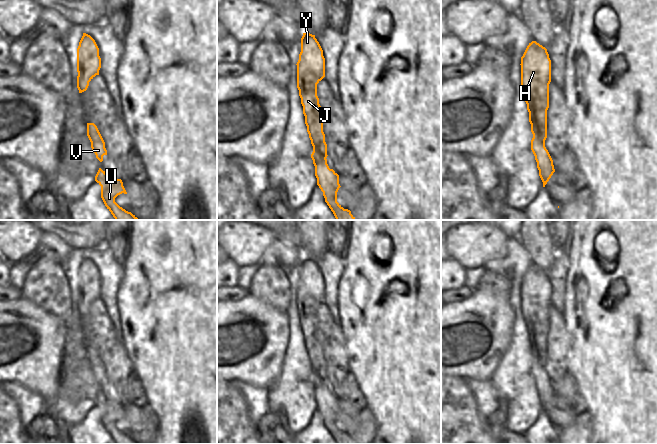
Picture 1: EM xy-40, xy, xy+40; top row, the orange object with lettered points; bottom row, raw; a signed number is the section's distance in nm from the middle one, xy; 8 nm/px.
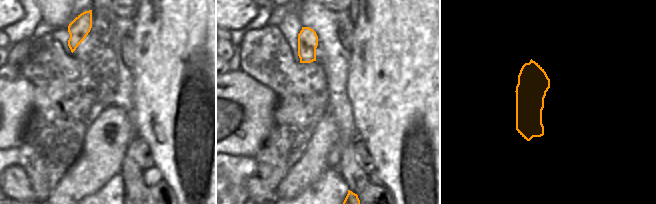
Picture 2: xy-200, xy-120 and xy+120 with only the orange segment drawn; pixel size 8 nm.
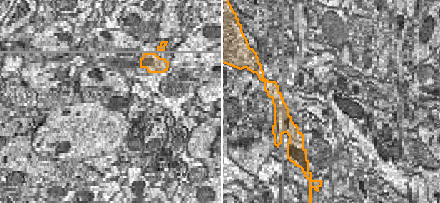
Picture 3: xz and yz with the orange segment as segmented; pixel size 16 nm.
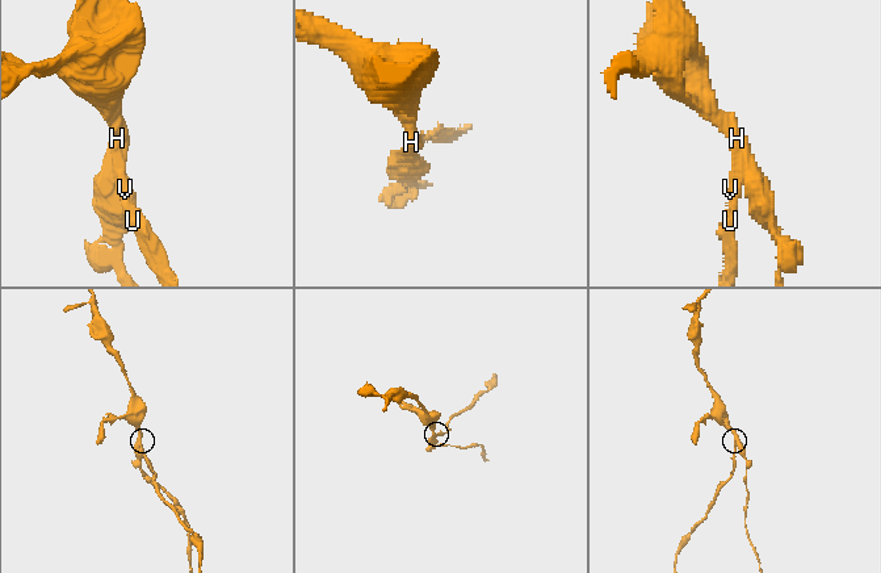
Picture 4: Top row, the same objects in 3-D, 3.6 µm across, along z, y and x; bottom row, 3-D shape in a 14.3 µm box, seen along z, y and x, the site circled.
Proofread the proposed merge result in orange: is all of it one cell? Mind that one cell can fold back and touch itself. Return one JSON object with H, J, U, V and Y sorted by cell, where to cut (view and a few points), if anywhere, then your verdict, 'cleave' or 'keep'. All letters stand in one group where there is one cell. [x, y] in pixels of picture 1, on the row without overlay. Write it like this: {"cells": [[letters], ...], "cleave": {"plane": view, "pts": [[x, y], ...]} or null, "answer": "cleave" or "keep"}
{"cells": [["H", "J", "V", "Y"], ["U"]], "cleave": {"plane": "xy", "pts": [[313, 370], [325, 382]]}, "answer": "cleave"}

